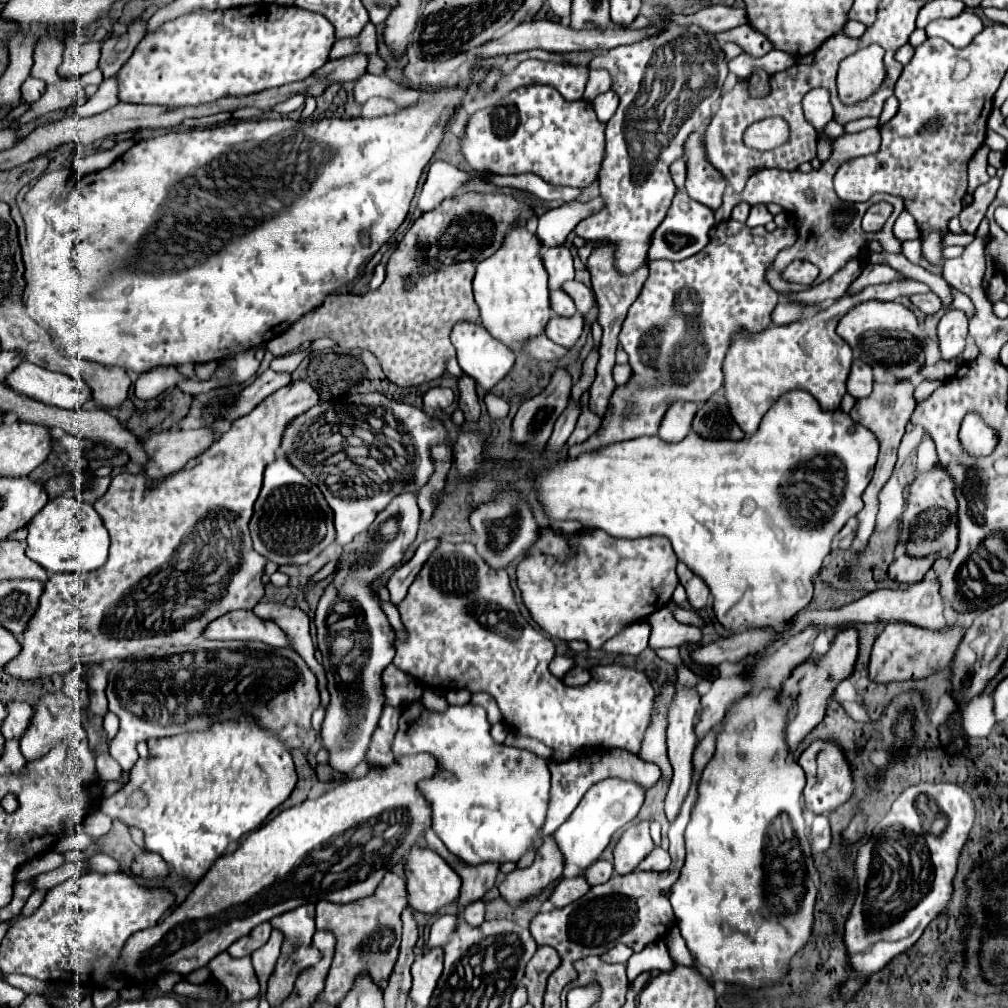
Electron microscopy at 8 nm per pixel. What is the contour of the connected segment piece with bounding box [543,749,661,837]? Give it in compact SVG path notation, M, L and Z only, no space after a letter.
M607 749L603 753L573 757L571 761L563 761L563 763L549 763L549 771L551 771L551 791L549 791L547 819L545 819L545 825L543 825L543 835L545 837L553 835L555 829L559 829L569 819L569 815L579 805L581 797L585 795L585 791L591 785L595 785L595 783L599 783L607 777L623 777L623 779L633 779L639 785L643 785L645 789L649 789L661 777L661 769L655 763L641 761L625 749Z

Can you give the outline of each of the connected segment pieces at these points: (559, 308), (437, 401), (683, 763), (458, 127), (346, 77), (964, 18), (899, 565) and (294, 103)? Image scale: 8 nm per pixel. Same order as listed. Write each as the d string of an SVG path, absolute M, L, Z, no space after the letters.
M561 289L551 291L551 297L549 297L549 299L551 299L551 309L553 309L557 315L561 315L561 317L571 317L571 315L577 313L573 299L571 299L567 293L563 293Z
M431 387L423 395L423 407L425 409L445 409L455 401L455 393L447 387Z
M677 687L671 709L669 709L669 727L667 727L667 745L669 745L669 761L673 767L673 779L669 783L669 791L665 797L665 815L669 819L669 823L673 823L679 815L679 809L687 797L687 791L691 787L691 781L695 777L695 769L693 769L693 751L697 745L697 737L693 733L693 725L695 725L695 717L699 711L699 703L701 703L701 693L695 687Z
M461 107L457 113L455 113L455 117L451 119L451 129L453 129L453 135L455 137L459 137L461 139L461 135L465 135L465 127L467 127L467 121L469 121L469 115L465 113L465 109Z
M353 55L343 57L341 61L329 61L317 73L307 77L307 81L313 81L313 77L333 77L333 81L355 81L361 73L367 71L367 57Z
M963 11L961 17L937 19L927 25L927 37L941 37L949 43L971 43L975 33L983 31L983 21L969 11Z
M901 555L897 557L891 567L889 567L889 577L899 581L899 583L917 583L925 573L931 569L933 561L939 555L925 555L925 557L911 557L911 555Z
M298 94L280 104L277 104L270 110L279 113L290 113L304 105L305 99L306 97L303 94Z

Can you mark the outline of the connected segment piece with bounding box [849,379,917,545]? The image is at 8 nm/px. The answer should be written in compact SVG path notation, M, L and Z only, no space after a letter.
M903 379L903 381L897 381L895 385L889 385L889 383L877 383L873 385L873 393L869 397L863 397L863 399L857 399L855 407L849 411L849 415L853 417L853 421L859 421L863 427L867 427L879 441L879 459L877 459L877 465L875 465L875 475L865 491L865 507L861 509L861 513L857 515L859 519L859 529L857 529L857 541L859 543L867 543L873 529L875 529L875 515L877 515L877 509L879 509L879 491L883 489L883 485L889 481L893 469L895 469L895 463L897 463L897 449L899 449L899 443L901 443L901 437L905 433L905 425L909 423L909 417L917 405L915 401L915 395L913 395L915 387L909 379Z

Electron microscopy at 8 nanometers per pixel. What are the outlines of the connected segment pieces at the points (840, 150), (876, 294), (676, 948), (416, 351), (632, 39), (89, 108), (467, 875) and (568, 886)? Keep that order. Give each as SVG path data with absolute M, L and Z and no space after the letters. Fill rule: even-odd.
M867 129L867 131L861 131L861 133L855 133L855 135L843 135L839 139L835 139L833 143L833 155L831 155L831 161L829 163L823 163L821 169L813 169L811 173L801 173L801 171L779 171L779 169L761 169L757 171L755 175L749 177L745 189L741 193L733 193L733 195L725 195L723 197L723 205L715 211L716 224L721 222L721 219L729 219L731 215L731 209L739 203L739 201L747 201L749 205L757 205L757 203L777 203L781 207L785 207L785 211L791 211L795 215L797 221L801 221L797 233L799 233L799 239L797 239L797 245L793 245L793 249L785 249L777 255L777 259L773 262L773 265L767 271L767 280L771 287L775 289L779 294L789 294L790 292L798 292L808 289L810 286L798 285L789 283L782 279L781 272L785 265L789 265L791 261L795 259L803 259L803 261L809 261L813 265L819 267L819 277L817 281L825 281L829 279L835 271L839 271L851 257L865 257L867 255L867 241L869 239L875 239L883 245L885 251L891 251L891 253L901 253L901 243L895 239L893 235L893 223L897 219L897 215L903 211L903 201L895 195L873 195L869 201L865 203L847 203L847 201L841 201L837 197L837 193L833 191L833 173L839 169L839 165L843 161L849 161L849 159L855 159L855 157L863 157L863 155L869 155L869 153L877 153L879 149L879 143L881 143L881 135L879 135L879 129ZM807 189L813 189L815 191L815 199L807 199L805 197L805 191ZM877 201L887 201L893 205L893 213L891 217L887 219L887 223L883 225L881 231L875 231L875 233L865 233L861 229L861 219L865 215L865 211L869 209L871 203L877 203Z
M899 279L891 283L871 285L857 295L845 295L837 299L829 309L821 309L813 317L799 319L797 323L781 325L781 327L767 327L761 333L749 335L739 331L731 337L729 351L723 361L725 373L725 399L729 405L729 413L745 429L747 435L753 435L759 429L763 415L769 407L791 389L803 389L811 393L823 409L837 409L841 397L847 393L845 381L851 369L851 347L835 333L839 319L855 305L867 299L881 299L881 301L895 301L901 297L911 297L915 293L927 293L929 287L925 283L913 279Z
M673 927L673 931L669 933L669 937L667 937L667 947L669 947L669 953L671 953L673 961L679 961L679 963L683 963L683 965L691 965L691 963L693 963L691 953L689 953L689 949L687 949L687 945L685 945L681 933L679 933L679 927Z
M465 193L459 197L445 199L437 209L423 213L411 225L411 229L401 239L399 247L389 257L385 281L375 291L367 291L365 295L327 295L321 307L309 311L305 317L293 323L289 331L271 339L267 343L267 351L271 351L275 357L281 357L299 351L303 345L315 339L329 337L343 349L359 347L371 351L381 361L385 375L399 387L421 385L441 377L445 371L445 361L455 355L453 343L449 339L453 325L463 319L473 323L479 321L479 311L471 289L477 263L481 259L491 257L499 249L503 237L517 221L527 221L529 217L533 217L533 211L511 195Z
M531 19L527 23L521 23L519 27L515 27L513 31L485 43L479 49L473 49L477 53L479 59L487 59L487 57L495 57L495 55L509 55L509 53L519 53L519 51L529 51L529 49L545 49L545 51L555 51L555 53L571 53L571 51L587 51L587 49L613 49L619 45L633 45L637 41L643 41L647 37L655 37L657 33L661 33L661 29L657 27L643 27L643 29L607 29L607 31L573 31L569 27L563 27L555 21L547 21L547 19Z
M109 77L105 79L99 89L89 97L89 101L85 105L79 105L77 111L85 111L85 115L97 115L101 111L107 111L111 109L113 105L119 103L119 97L117 97L117 89L115 89L115 79Z
M425 829L423 837L427 839L427 845L437 851L453 869L455 873L461 877L463 887L461 887L461 903L471 903L479 897L483 897L483 893L487 893L499 875L499 865L497 863L481 863L481 865L465 865L465 861L461 861L459 857L455 857L453 853L449 853L449 849L443 845L443 841L433 833L433 829Z
M585 877L563 879L563 881L557 883L557 887L553 889L549 901L553 903L553 907L561 909L561 907L567 907L569 903L577 901L579 897L583 897L587 891L589 891L589 883L585 881Z

